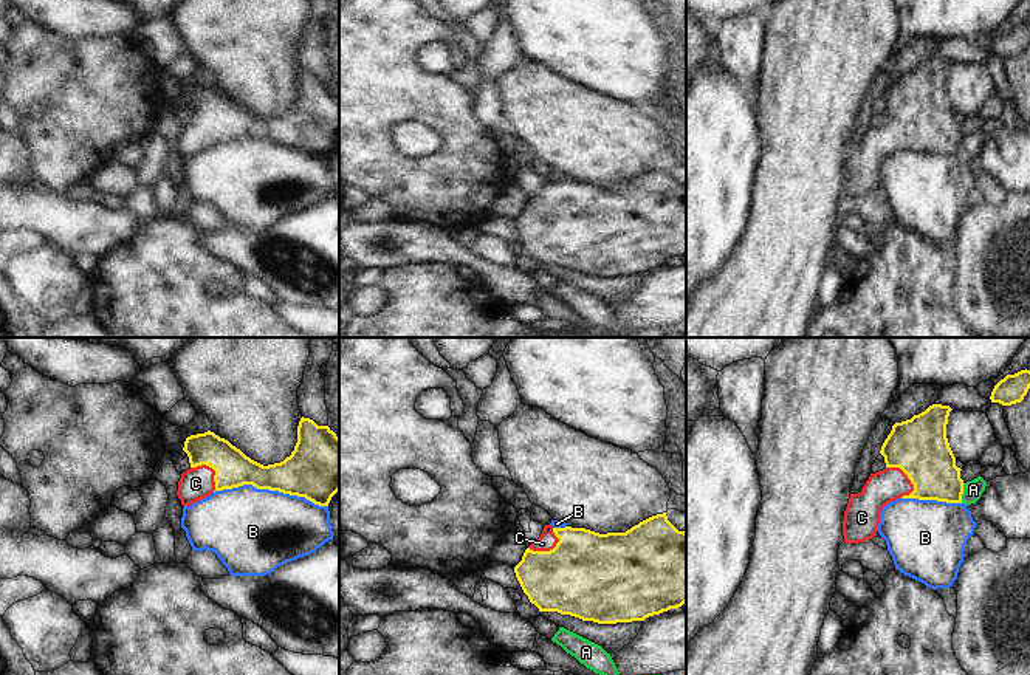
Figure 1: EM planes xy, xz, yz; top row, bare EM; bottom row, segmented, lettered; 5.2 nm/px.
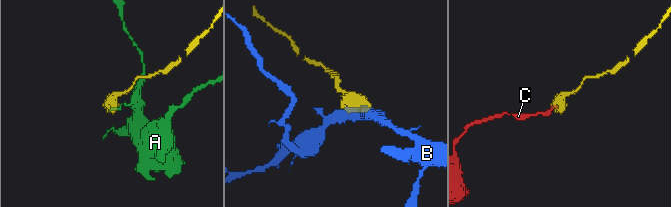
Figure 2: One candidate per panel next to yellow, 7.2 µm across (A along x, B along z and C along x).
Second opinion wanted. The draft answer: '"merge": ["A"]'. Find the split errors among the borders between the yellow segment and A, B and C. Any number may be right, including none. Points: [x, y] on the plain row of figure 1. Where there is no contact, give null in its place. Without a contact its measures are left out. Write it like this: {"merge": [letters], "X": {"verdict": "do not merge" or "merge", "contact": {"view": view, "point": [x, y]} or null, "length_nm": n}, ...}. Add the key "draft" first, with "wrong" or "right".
{"draft": "wrong", "merge": ["C"], "A": {"verdict": "do not merge", "contact": {"view": "yz", "point": [962, 146]}, "length_nm": 110}, "B": {"verdict": "do not merge", "contact": {"view": "xy", "point": [271, 143]}, "length_nm": 600}, "C": {"verdict": "merge", "contact": {"view": "yz", "point": [906, 127]}, "length_nm": 200}}

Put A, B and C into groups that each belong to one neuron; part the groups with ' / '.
A / B / C

